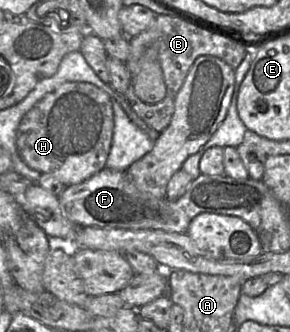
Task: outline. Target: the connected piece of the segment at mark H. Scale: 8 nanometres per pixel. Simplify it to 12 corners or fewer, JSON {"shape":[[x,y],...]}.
{"shape":[[64,82],[22,117],[17,150],[65,186],[105,167],[107,93]]}

